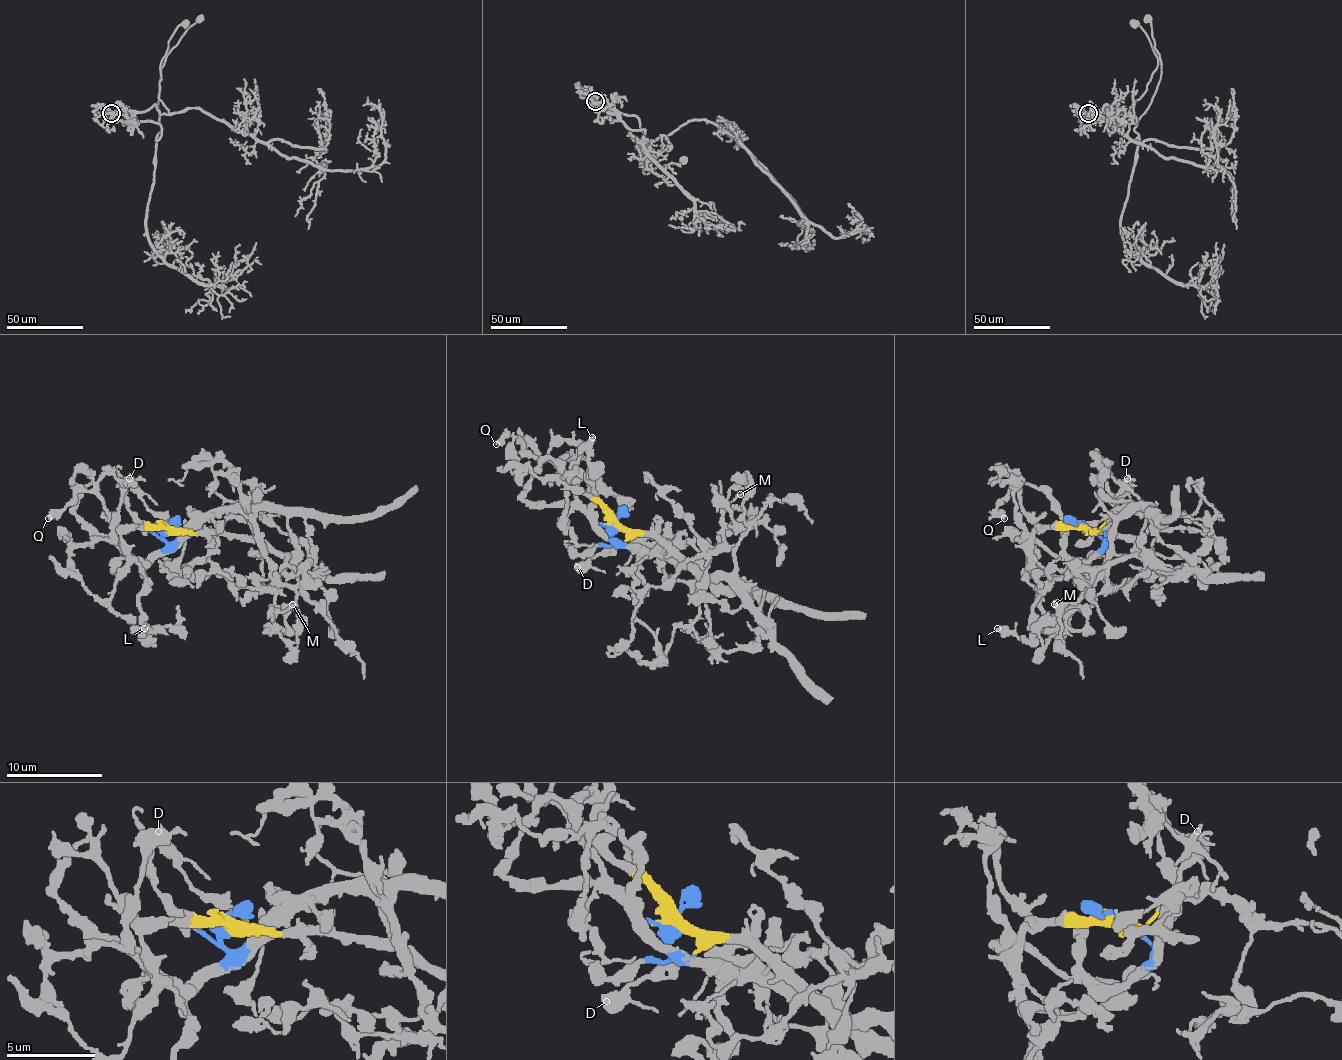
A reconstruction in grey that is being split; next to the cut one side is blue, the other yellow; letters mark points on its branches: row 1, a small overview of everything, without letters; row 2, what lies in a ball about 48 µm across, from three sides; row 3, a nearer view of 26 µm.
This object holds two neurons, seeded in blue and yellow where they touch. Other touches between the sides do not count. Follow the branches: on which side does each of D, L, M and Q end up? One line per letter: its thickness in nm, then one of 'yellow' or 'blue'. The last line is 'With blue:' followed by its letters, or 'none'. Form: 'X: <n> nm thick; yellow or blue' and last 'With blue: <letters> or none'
D: 600 nm thick; yellow
L: 460 nm thick; blue
M: 180 nm thick; yellow
Q: 420 nm thick; yellow
With blue: L

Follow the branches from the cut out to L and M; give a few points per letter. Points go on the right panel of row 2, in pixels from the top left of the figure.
L: (1085, 528), (1100, 538), (1102, 547), (1088, 562), (1073, 564), (1040, 598), (1030, 636), (1018, 638), (997, 629)
M: (1085, 528), (1090, 533), (1126, 535), (1136, 550), (1112, 564), (1104, 588), (1088, 605), (1061, 612), (1054, 605)

